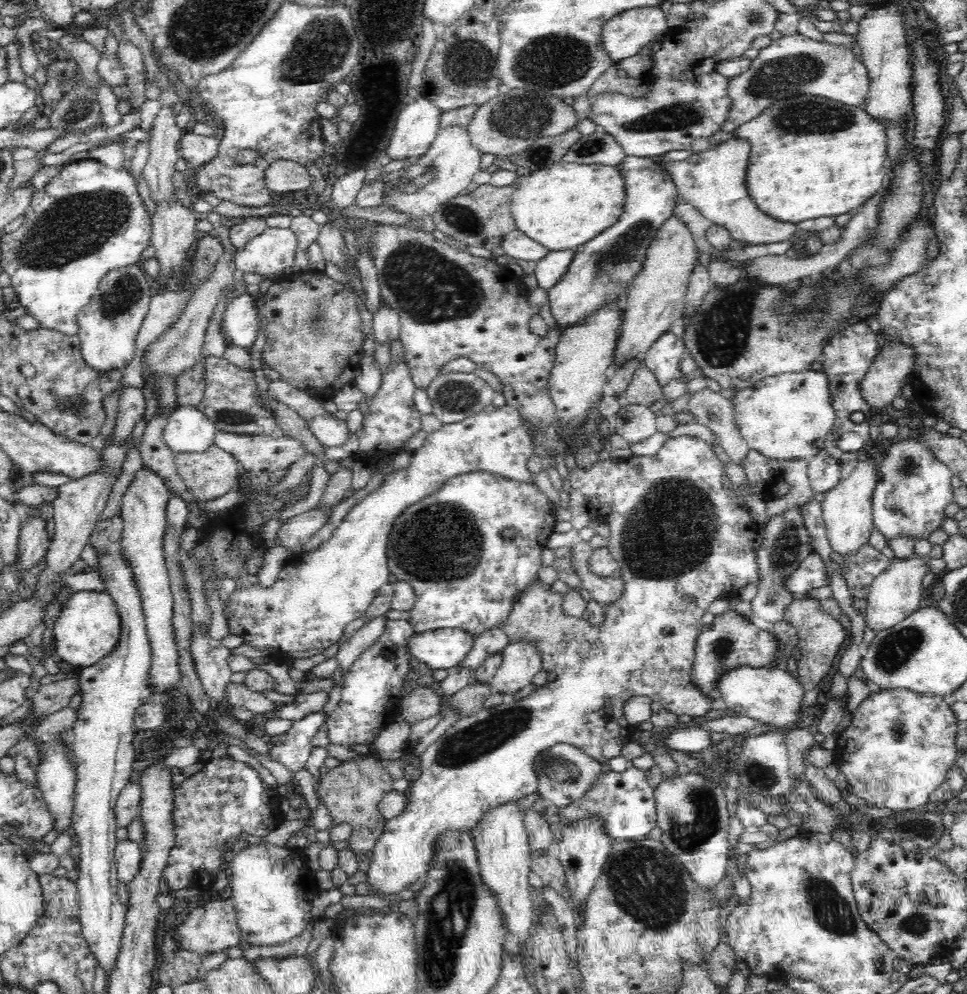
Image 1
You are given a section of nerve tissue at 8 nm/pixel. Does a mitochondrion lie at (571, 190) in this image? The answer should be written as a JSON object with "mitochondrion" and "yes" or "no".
{"mitochondrion":"no"}

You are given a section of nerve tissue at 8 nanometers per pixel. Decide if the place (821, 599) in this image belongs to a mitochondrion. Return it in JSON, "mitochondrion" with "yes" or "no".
{"mitochondrion":"no"}

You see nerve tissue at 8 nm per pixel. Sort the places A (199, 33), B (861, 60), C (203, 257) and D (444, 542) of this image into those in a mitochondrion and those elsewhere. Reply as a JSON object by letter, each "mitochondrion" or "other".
{"A":"mitochondrion","B":"other","C":"mitochondrion","D":"mitochondrion"}

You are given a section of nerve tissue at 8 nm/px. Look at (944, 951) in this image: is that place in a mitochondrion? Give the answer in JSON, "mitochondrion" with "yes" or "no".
{"mitochondrion":"no"}

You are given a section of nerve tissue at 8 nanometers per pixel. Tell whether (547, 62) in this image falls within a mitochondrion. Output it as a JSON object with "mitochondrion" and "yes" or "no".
{"mitochondrion":"yes"}

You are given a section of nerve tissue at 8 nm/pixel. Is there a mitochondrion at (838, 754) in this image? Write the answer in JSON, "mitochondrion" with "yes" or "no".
{"mitochondrion":"no"}

